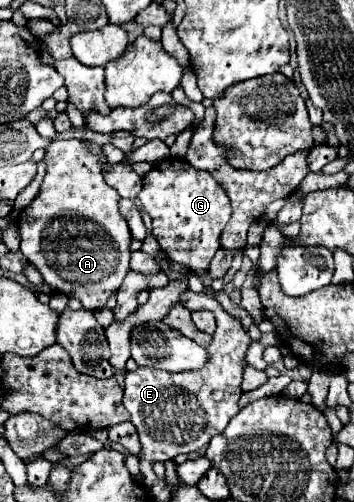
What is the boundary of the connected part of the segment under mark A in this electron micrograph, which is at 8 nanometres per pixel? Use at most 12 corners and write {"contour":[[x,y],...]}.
{"contour":[[51,140],[21,252],[57,292],[105,308],[131,232],[105,154]]}

